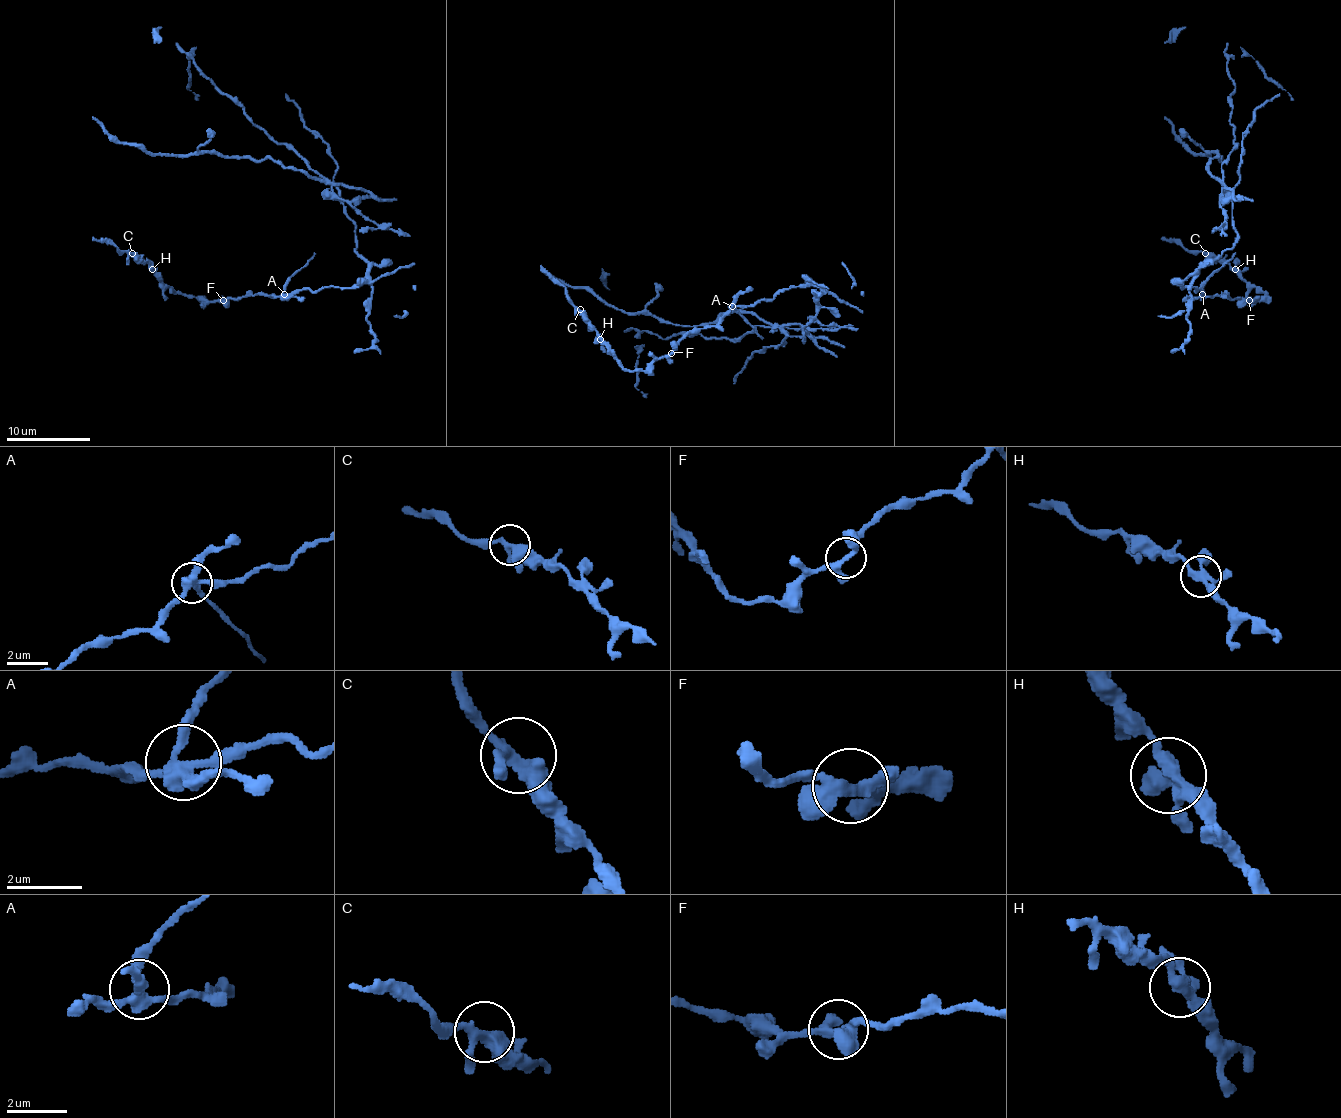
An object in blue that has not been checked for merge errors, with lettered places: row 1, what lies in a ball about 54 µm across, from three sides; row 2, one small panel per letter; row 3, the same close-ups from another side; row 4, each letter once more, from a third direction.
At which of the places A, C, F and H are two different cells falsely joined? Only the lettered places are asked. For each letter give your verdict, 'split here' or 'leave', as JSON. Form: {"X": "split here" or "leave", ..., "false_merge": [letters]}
{"A": "split here", "C": "leave", "F": "leave", "H": "leave", "false_merge": ["A"]}

